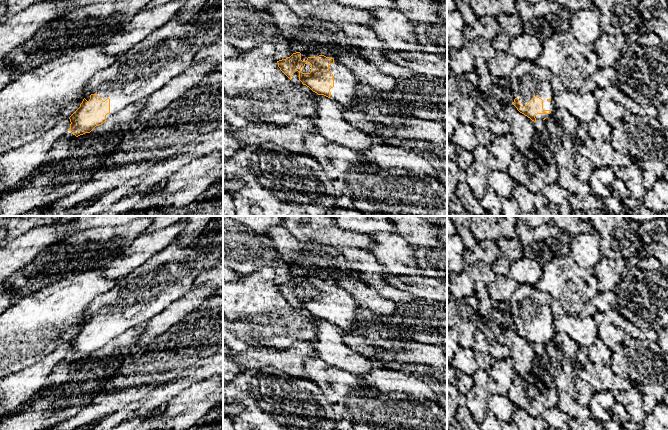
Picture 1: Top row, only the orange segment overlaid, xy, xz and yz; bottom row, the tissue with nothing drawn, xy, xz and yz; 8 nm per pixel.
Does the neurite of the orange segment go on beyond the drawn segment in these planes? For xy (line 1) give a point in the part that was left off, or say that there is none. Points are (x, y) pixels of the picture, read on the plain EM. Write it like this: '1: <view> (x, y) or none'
1: xy (166, 277)

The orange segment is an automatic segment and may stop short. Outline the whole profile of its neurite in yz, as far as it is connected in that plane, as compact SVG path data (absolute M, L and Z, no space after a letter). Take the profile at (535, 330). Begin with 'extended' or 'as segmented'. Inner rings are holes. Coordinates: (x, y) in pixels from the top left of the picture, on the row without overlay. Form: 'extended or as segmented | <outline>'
extended | M519 284L512 294L508 306L513 329L532 345L545 344L554 338L554 315L551 295L541 293L534 286Z

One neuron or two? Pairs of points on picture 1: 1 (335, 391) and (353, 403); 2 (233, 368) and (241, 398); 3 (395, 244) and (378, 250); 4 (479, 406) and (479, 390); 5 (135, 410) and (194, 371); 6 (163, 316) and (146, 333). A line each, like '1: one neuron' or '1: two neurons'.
1: two neurons
2: two neurons
3: one neuron
4: one neuron
5: one neuron
6: one neuron

